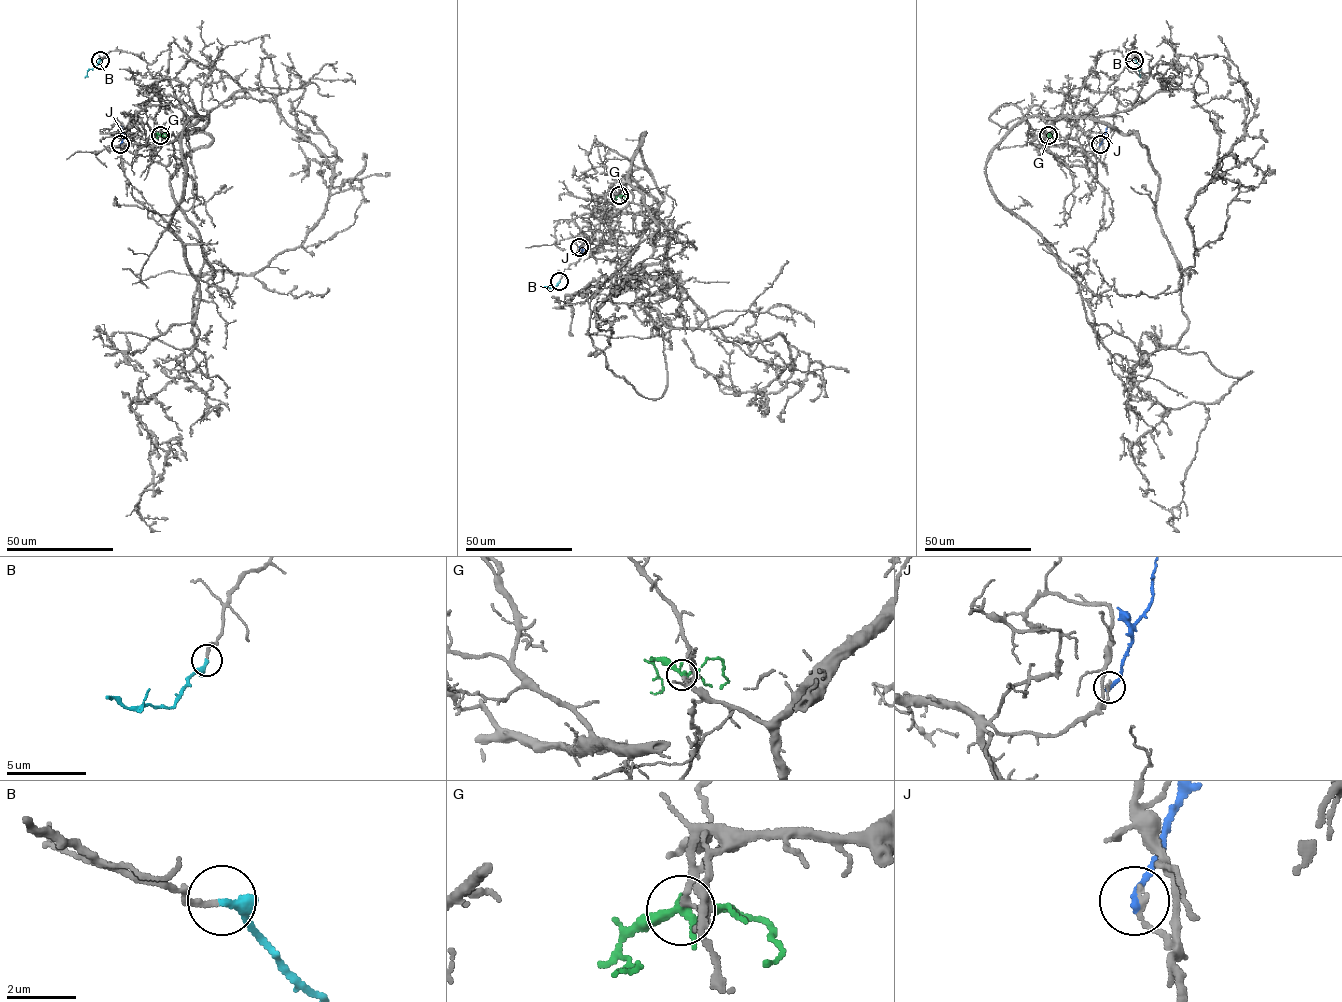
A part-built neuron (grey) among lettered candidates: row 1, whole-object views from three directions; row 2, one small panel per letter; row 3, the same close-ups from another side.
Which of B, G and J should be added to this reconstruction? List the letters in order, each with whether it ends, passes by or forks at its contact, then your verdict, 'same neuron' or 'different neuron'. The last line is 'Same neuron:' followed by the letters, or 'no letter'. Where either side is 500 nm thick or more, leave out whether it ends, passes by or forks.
B: it ends there; same neuron
G: it passes by; same neuron
J: it ends there; different neuron
Same neuron: B, G

